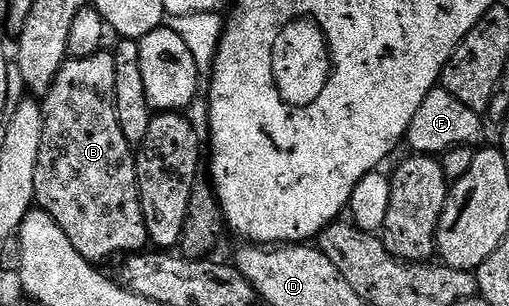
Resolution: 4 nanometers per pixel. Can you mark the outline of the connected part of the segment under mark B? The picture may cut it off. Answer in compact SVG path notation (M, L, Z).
M104 49L95 56L69 58L65 61L59 68L59 76L55 76L49 93L44 95L41 111L43 112L43 144L39 144L39 164L35 168L36 205L46 210L51 220L55 220L55 224L59 224L63 232L67 232L67 240L75 244L75 252L79 252L79 256L83 256L88 262L102 264L101 262L107 261L108 258L120 259L122 256L142 253L150 245L149 233L147 224L143 220L143 208L137 187L137 156L127 136L123 136L123 128L119 128L119 112L115 108L115 60L112 53Z

